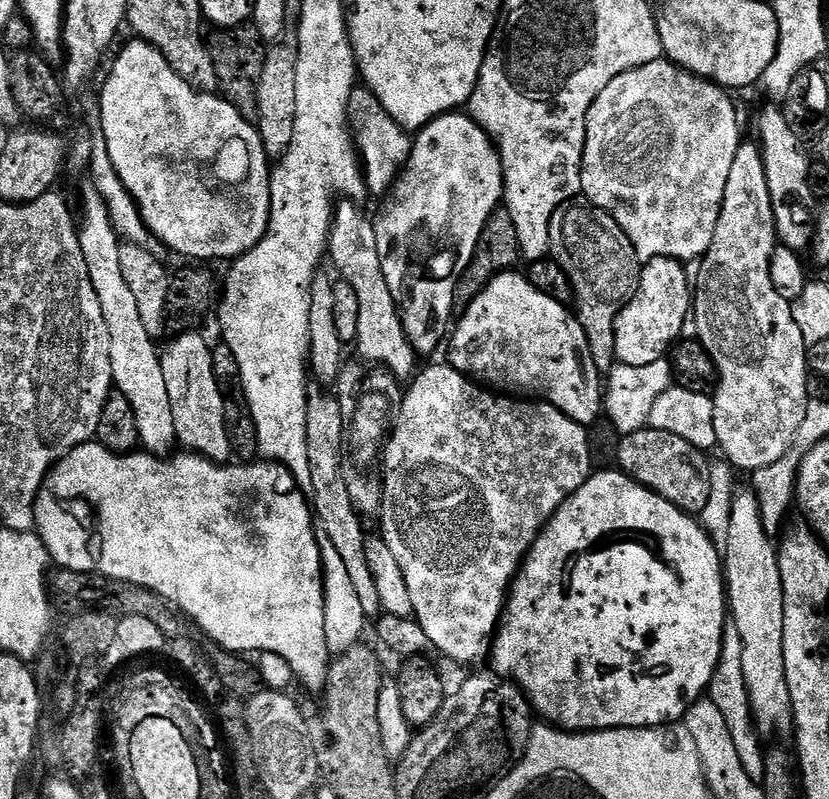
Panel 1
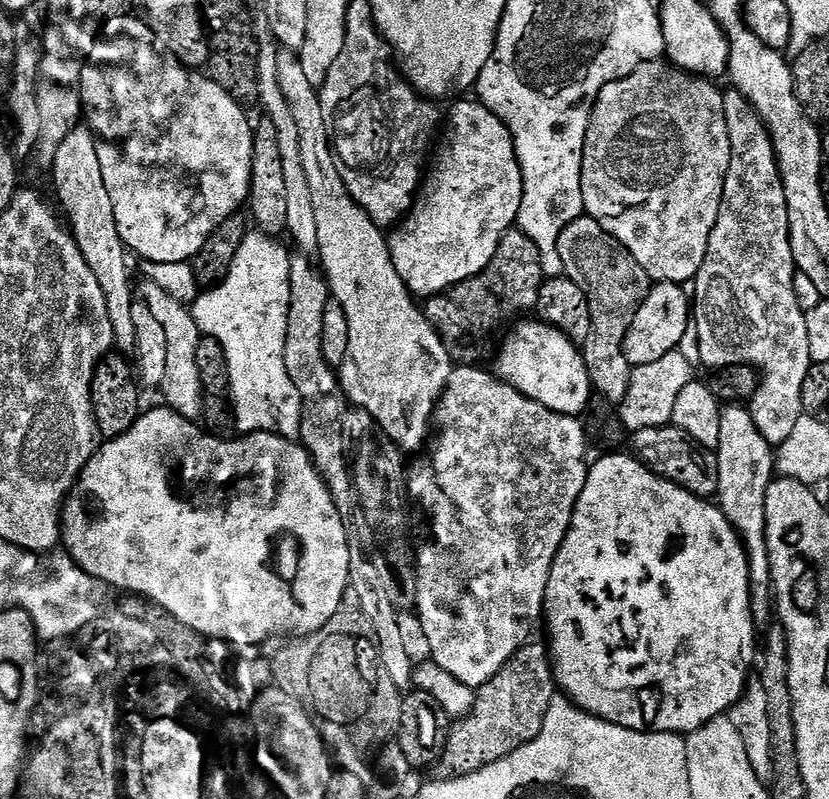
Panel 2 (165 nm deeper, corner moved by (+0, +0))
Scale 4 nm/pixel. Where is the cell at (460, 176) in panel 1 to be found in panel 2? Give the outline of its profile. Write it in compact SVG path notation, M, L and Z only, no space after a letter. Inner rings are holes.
M468 98L453 103L446 122L454 128L445 134L443 131L412 211L388 240L394 270L398 270L402 282L416 298L441 295L456 284L477 276L494 258L504 233L517 223L522 206L524 183L509 128L479 100L464 99Z

